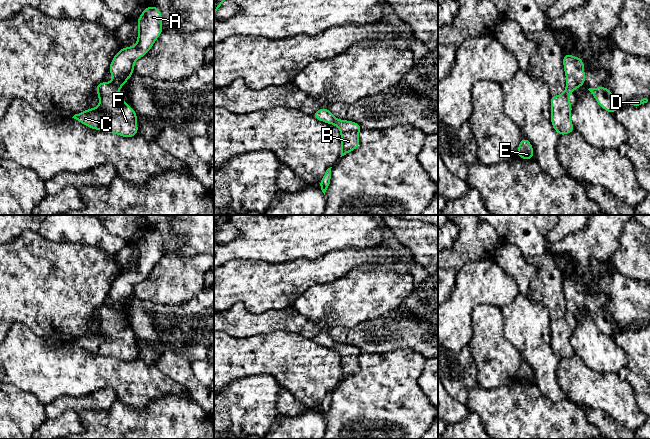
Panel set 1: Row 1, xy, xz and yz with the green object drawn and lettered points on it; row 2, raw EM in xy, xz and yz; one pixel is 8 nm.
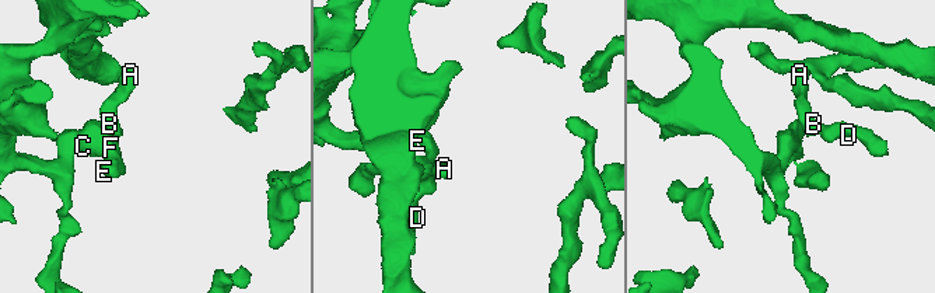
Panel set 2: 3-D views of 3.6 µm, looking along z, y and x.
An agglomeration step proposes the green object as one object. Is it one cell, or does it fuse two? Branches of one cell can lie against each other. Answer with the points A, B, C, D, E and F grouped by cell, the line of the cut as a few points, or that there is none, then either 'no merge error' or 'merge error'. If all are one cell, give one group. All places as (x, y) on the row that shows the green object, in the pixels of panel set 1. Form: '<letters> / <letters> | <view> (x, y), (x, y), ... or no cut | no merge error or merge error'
A B C D E F | no cut | no merge error

